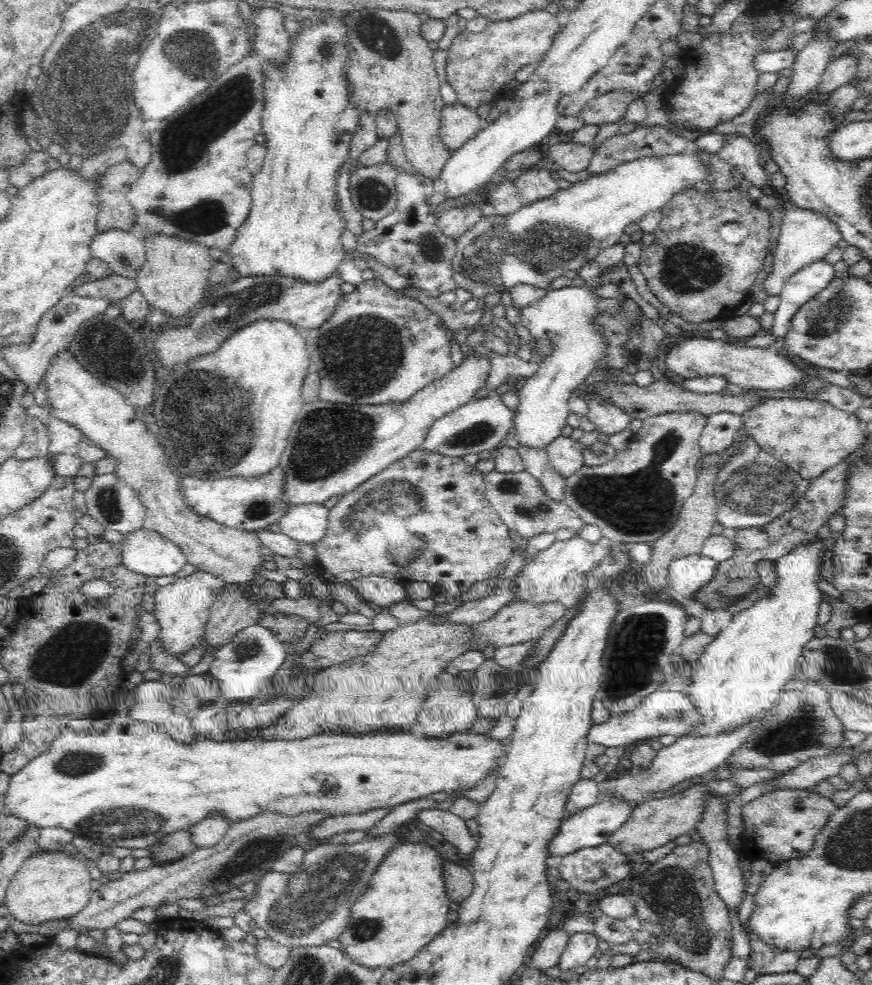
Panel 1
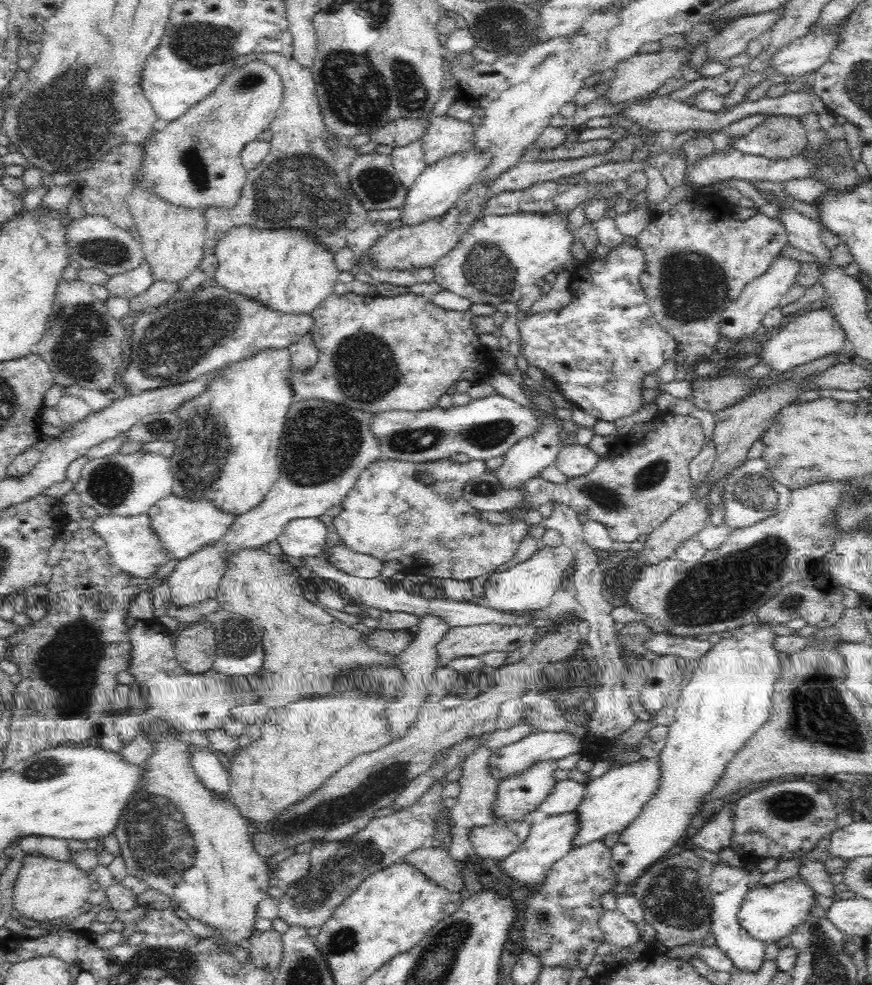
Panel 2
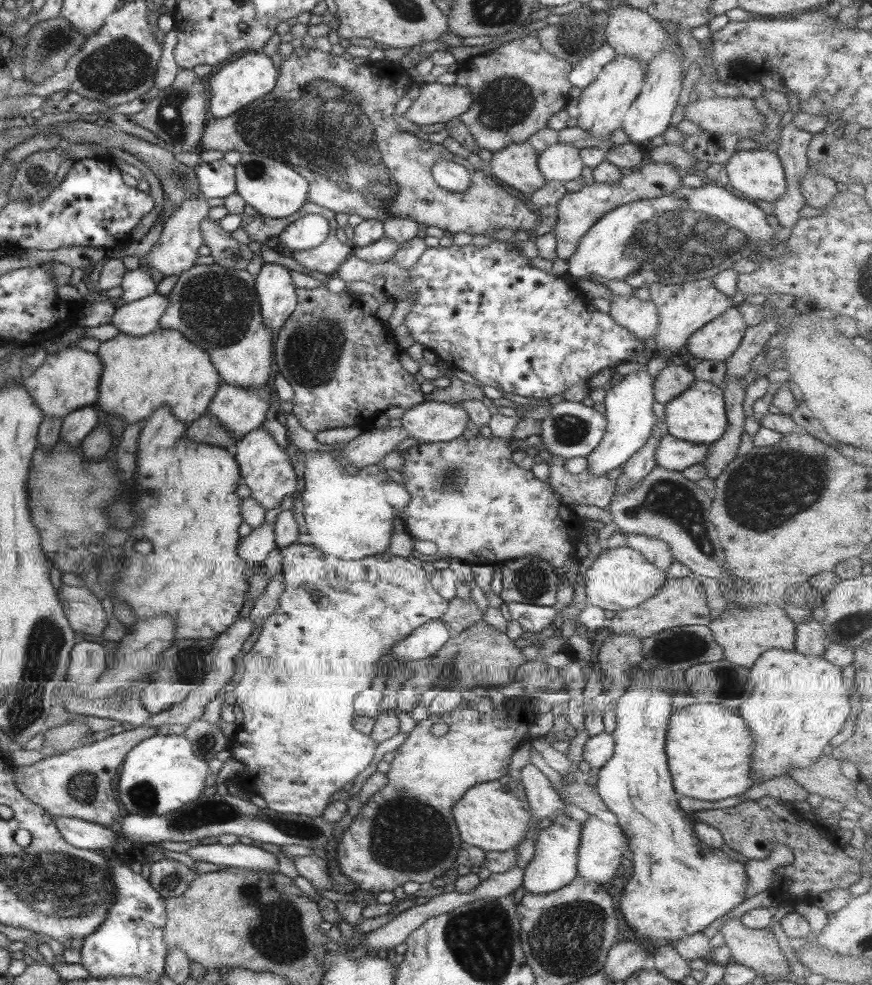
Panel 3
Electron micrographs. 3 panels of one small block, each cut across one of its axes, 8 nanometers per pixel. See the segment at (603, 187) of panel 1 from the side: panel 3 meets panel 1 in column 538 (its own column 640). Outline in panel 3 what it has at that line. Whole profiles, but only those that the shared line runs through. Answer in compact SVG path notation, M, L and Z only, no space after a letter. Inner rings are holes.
M713 183L703 184L700 188L679 185L677 189L659 198L629 202L601 216L585 236L580 238L573 256L566 260L568 267L565 275L573 278L573 281L576 278L592 281L591 276L596 275L605 280L625 282L637 289L646 287L647 284L667 286L703 278L711 279L730 268L740 258L787 258L790 251L786 240L783 243L775 242L775 233L772 233L765 217L751 201Z

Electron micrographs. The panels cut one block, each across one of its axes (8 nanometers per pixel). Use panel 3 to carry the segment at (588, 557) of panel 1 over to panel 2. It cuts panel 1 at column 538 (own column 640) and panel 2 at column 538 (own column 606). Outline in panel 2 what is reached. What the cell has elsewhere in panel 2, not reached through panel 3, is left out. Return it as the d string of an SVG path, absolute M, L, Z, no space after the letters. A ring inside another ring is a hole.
M541 545L541 547L523 563L510 568L510 570L493 573L485 582L484 598L488 600L489 606L494 610L504 612L524 612L524 610L548 609L552 596L559 588L562 588L565 577L570 568L560 568L556 564L554 547Z

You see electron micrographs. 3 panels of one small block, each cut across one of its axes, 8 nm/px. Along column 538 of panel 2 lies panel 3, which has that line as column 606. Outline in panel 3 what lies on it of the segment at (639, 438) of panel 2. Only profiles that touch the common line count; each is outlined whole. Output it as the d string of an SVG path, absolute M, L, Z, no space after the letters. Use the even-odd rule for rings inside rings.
M553 456L548 464L548 485L552 492L557 492L564 505L587 504L597 508L607 508L614 496L614 481L606 476L595 476L589 471L571 474L564 469L563 458Z

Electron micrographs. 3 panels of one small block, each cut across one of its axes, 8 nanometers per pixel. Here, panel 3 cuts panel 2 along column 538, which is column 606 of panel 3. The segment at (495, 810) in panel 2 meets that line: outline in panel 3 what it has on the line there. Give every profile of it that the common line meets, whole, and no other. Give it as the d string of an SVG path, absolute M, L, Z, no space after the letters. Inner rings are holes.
M645 660L641 662L639 666L635 666L631 670L631 684L627 687L626 691L621 691L619 698L614 708L614 721L615 728L611 732L613 737L614 749L613 755L601 768L599 768L598 779L595 785L597 789L597 794L599 798L603 801L603 804L613 812L616 816L617 824L621 827L623 834L628 838L629 845L629 858L631 858L633 874L630 875L628 883L624 886L624 889L621 893L619 899L619 909L618 912L621 912L624 920L627 922L628 926L633 928L641 938L649 940L653 944L654 948L662 947L665 945L671 945L672 942L675 942L678 938L682 936L687 936L688 934L693 934L694 932L702 931L706 926L709 926L711 922L717 920L717 918L723 917L729 911L732 911L734 908L743 902L746 898L746 882L744 874L744 865L740 863L739 860L732 858L729 854L723 853L721 849L712 849L708 847L704 842L701 842L696 836L695 831L692 827L692 821L687 818L686 812L681 810L678 807L678 802L676 801L675 792L671 788L671 777L667 767L666 756L665 756L665 735L668 729L668 722L670 719L670 714L673 711L671 704L671 694L663 692L663 690L645 690L645 688L636 688L637 686L643 686L645 680L643 680L643 673L653 670Z

